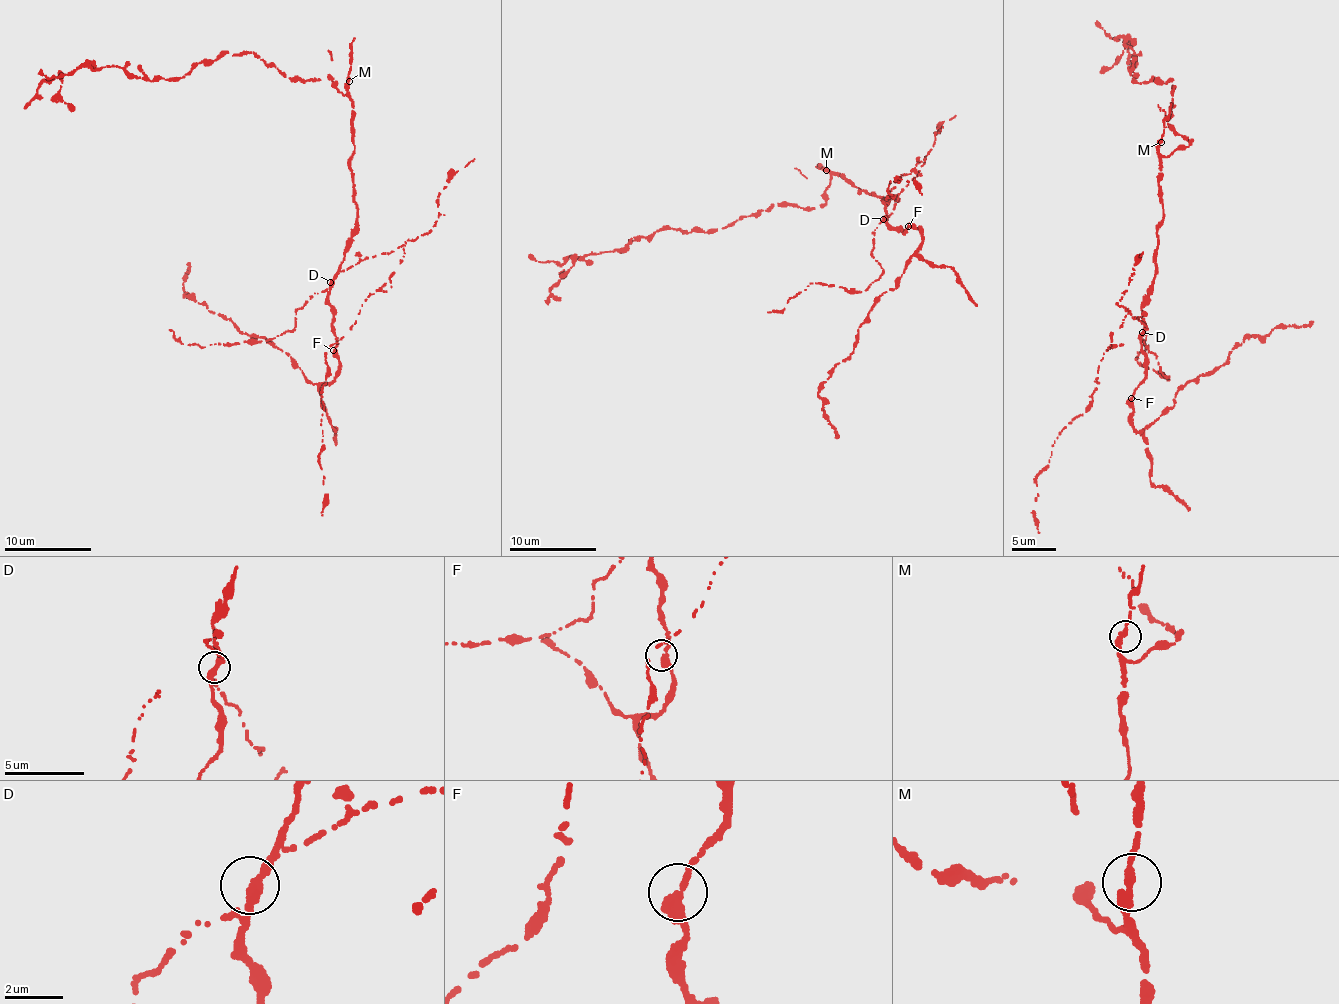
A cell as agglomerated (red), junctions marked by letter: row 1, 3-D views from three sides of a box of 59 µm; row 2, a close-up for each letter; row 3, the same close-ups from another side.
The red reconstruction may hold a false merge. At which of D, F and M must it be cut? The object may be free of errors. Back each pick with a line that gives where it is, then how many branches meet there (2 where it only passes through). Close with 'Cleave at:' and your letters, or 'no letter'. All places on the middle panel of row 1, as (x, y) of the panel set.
D: (883, 219) | 2
Cleave at: D

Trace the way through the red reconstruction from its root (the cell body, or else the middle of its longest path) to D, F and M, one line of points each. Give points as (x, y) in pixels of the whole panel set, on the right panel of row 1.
D: (1158, 243), (1156, 276), (1153, 290), (1143, 308), (1142, 333)
F: (1158, 243), (1153, 290), (1142, 315), (1144, 330), (1141, 353), (1145, 358), (1145, 375), (1131, 398)
M: (1158, 243), (1157, 226), (1164, 213), (1158, 185), (1161, 171), (1158, 144), (1161, 142)

